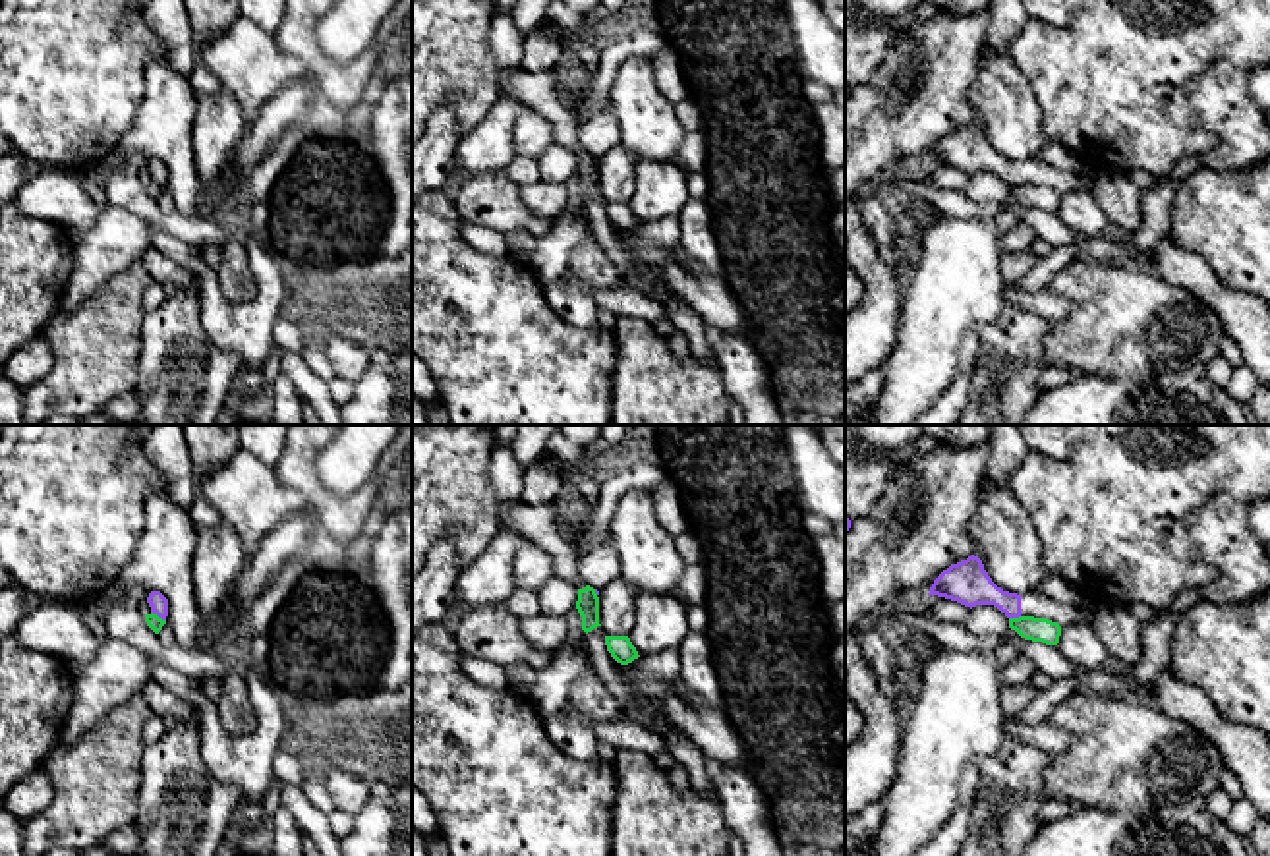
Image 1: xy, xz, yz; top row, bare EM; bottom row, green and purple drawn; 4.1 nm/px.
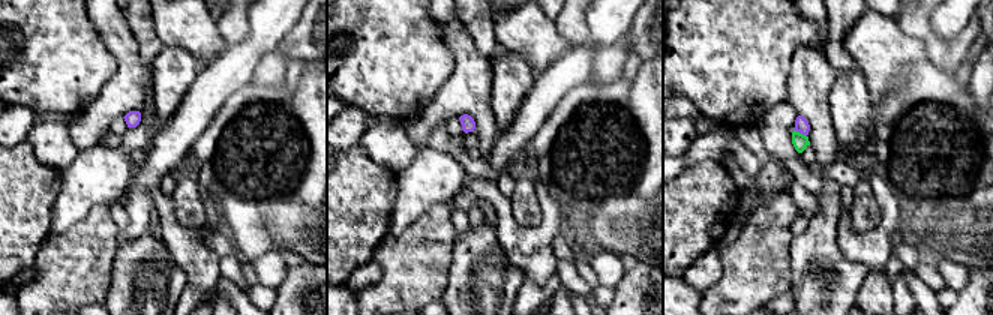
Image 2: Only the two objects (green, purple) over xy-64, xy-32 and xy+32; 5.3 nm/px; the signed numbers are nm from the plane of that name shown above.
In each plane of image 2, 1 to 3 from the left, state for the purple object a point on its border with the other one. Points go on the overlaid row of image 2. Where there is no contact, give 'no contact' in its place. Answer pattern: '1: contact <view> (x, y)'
1: no contact
2: no contact
3: contact xy+32 (798, 132)

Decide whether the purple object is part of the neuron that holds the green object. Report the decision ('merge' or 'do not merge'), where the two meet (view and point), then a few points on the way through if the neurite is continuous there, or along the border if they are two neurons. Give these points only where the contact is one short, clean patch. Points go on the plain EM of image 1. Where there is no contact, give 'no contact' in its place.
do not merge; contact xy (157, 184); border xy (151, 178), (165, 188)

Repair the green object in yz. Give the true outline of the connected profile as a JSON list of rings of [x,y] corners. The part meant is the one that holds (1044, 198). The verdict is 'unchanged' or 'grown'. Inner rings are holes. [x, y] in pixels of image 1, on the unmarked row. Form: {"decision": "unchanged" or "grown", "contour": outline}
{"decision": "unchanged", "contour": [[[1034,184],[1009,185],[1009,195],[1015,197],[1025,207],[1042,209],[1046,213],[1057,213],[1061,203],[1061,193],[1048,185]]]}

